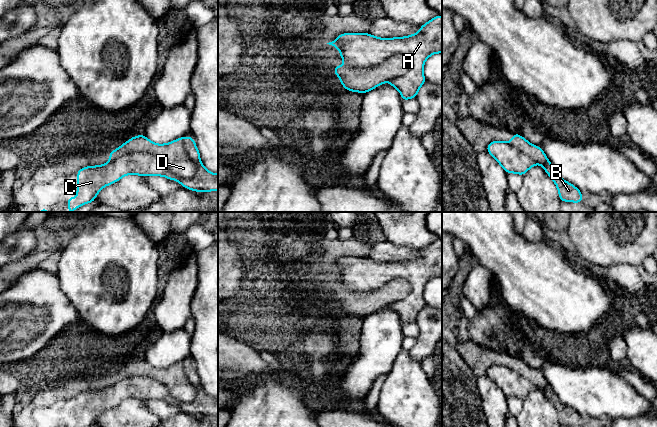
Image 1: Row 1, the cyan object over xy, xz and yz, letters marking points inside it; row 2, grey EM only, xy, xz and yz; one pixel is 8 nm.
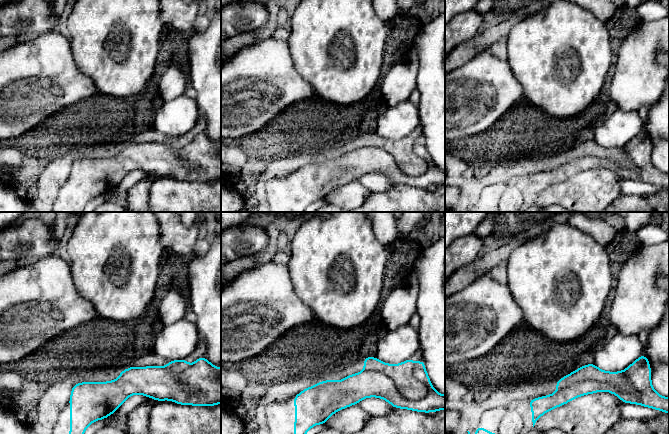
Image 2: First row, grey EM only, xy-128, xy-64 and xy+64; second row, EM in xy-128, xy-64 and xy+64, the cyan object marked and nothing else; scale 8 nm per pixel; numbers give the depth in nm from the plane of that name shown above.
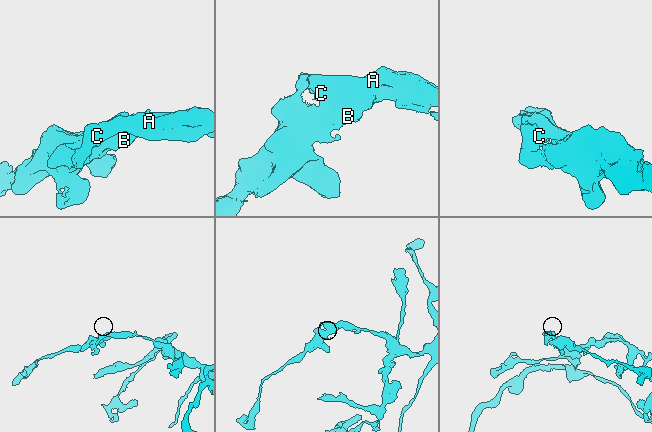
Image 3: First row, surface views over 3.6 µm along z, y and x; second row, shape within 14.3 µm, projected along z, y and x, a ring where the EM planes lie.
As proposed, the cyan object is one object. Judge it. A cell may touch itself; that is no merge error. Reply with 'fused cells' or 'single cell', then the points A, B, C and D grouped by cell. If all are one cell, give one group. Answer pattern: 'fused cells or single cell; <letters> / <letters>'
fused cells; A B C / D

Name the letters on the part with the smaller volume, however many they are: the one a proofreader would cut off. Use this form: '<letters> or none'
D

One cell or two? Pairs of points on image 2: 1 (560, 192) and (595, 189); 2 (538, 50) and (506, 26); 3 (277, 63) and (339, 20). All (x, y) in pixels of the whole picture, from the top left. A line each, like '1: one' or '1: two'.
1: one
2: two
3: two

